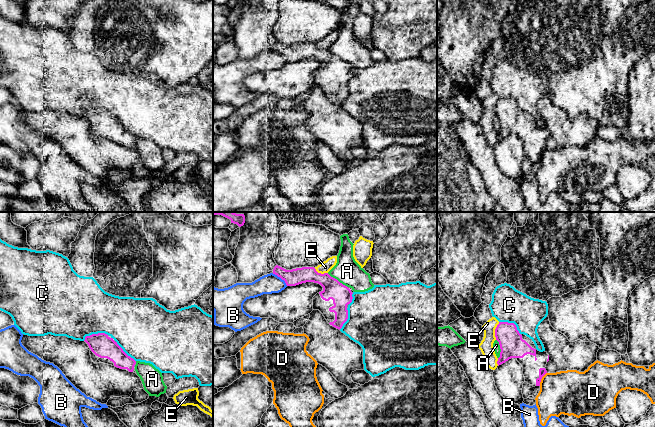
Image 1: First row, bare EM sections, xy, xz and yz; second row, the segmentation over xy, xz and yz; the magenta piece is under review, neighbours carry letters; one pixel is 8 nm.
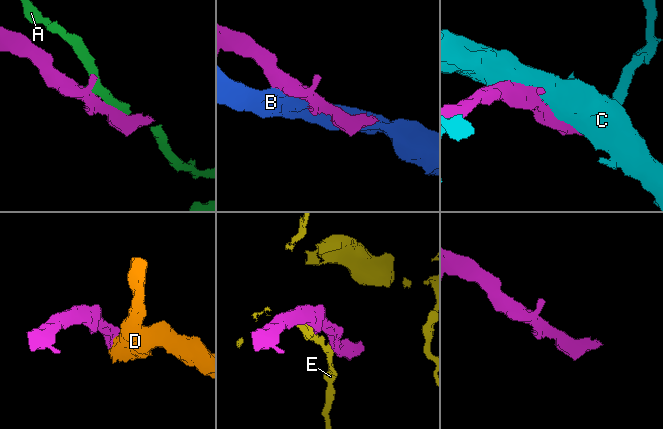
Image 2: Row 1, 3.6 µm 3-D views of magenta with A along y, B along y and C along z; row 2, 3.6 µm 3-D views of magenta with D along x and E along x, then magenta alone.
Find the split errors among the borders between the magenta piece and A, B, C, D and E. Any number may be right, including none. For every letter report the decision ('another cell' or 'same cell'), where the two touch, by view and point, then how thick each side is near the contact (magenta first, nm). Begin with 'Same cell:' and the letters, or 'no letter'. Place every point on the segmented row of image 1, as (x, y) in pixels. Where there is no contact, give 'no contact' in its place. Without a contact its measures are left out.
Same cell: no letter
A: another cell; meets magenta in xz at (336, 279); 160 nm thick on the magenta side, 220 nm on the other
B: another cell; meets magenta in xz at (280, 277); 130 nm thick on the magenta side, 160 nm on the other
C: another cell; meets magenta in xy at (94, 334); 180 nm thick on the magenta side, 480 nm on the other
D: another cell; meets magenta in yz at (541, 378); 60 nm thick on the magenta side, 360 nm on the other
E: another cell; meets magenta in yz at (495, 331); 200 nm thick on the magenta side, 110 nm on the other

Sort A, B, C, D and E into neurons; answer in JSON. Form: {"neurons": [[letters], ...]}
{"neurons": [["A"], ["B"], ["C"], ["D"], ["E"]]}

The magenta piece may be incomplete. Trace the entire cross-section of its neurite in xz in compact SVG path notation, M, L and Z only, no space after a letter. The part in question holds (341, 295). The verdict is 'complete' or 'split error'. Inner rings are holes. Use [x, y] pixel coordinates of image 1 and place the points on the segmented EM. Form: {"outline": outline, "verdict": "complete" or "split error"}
{"outline": "M276 265L273 274L284 280L287 286L306 282L320 284L323 290L313 297L313 310L319 310L327 322L339 330L347 321L347 308L353 299L352 288L343 285L328 273L318 273L314 267L286 270Z", "verdict": "split error"}

